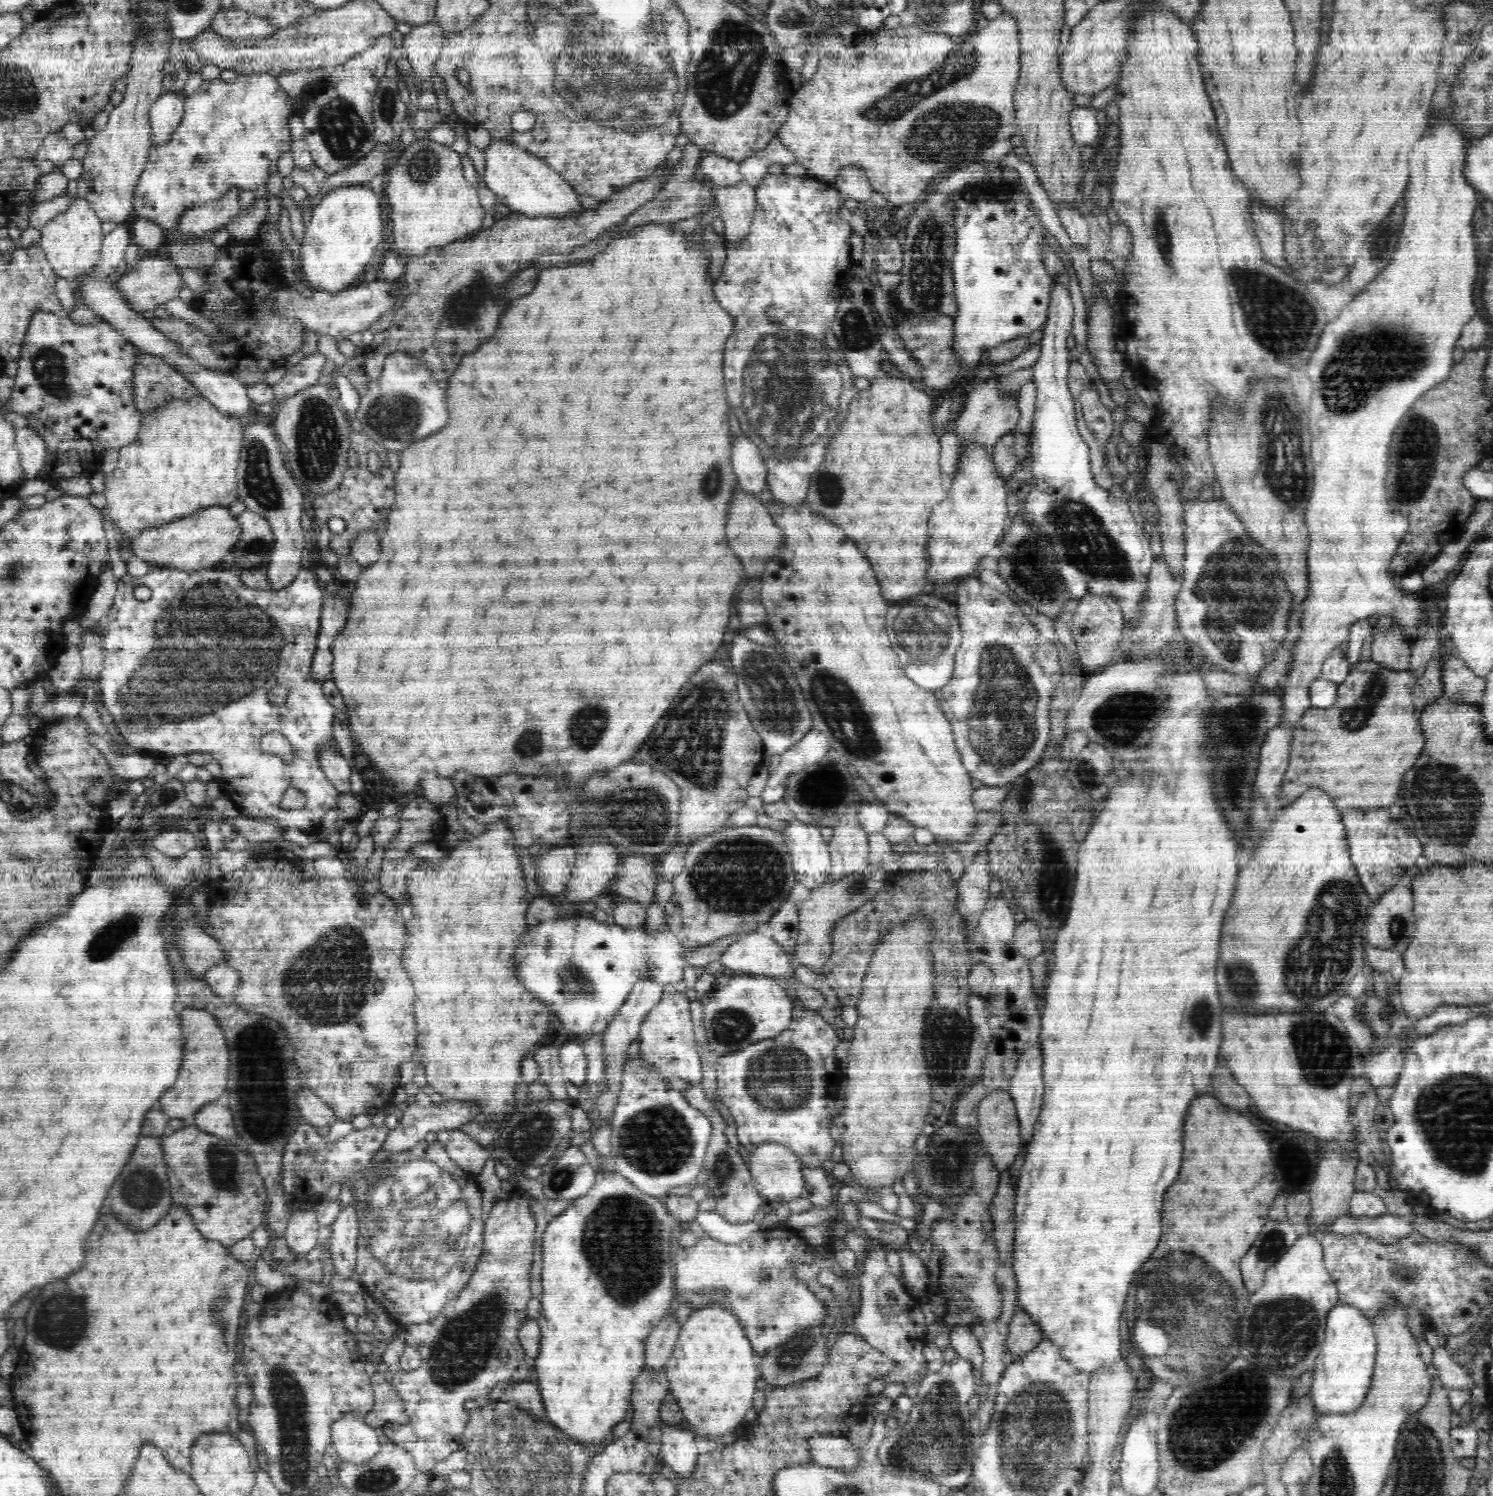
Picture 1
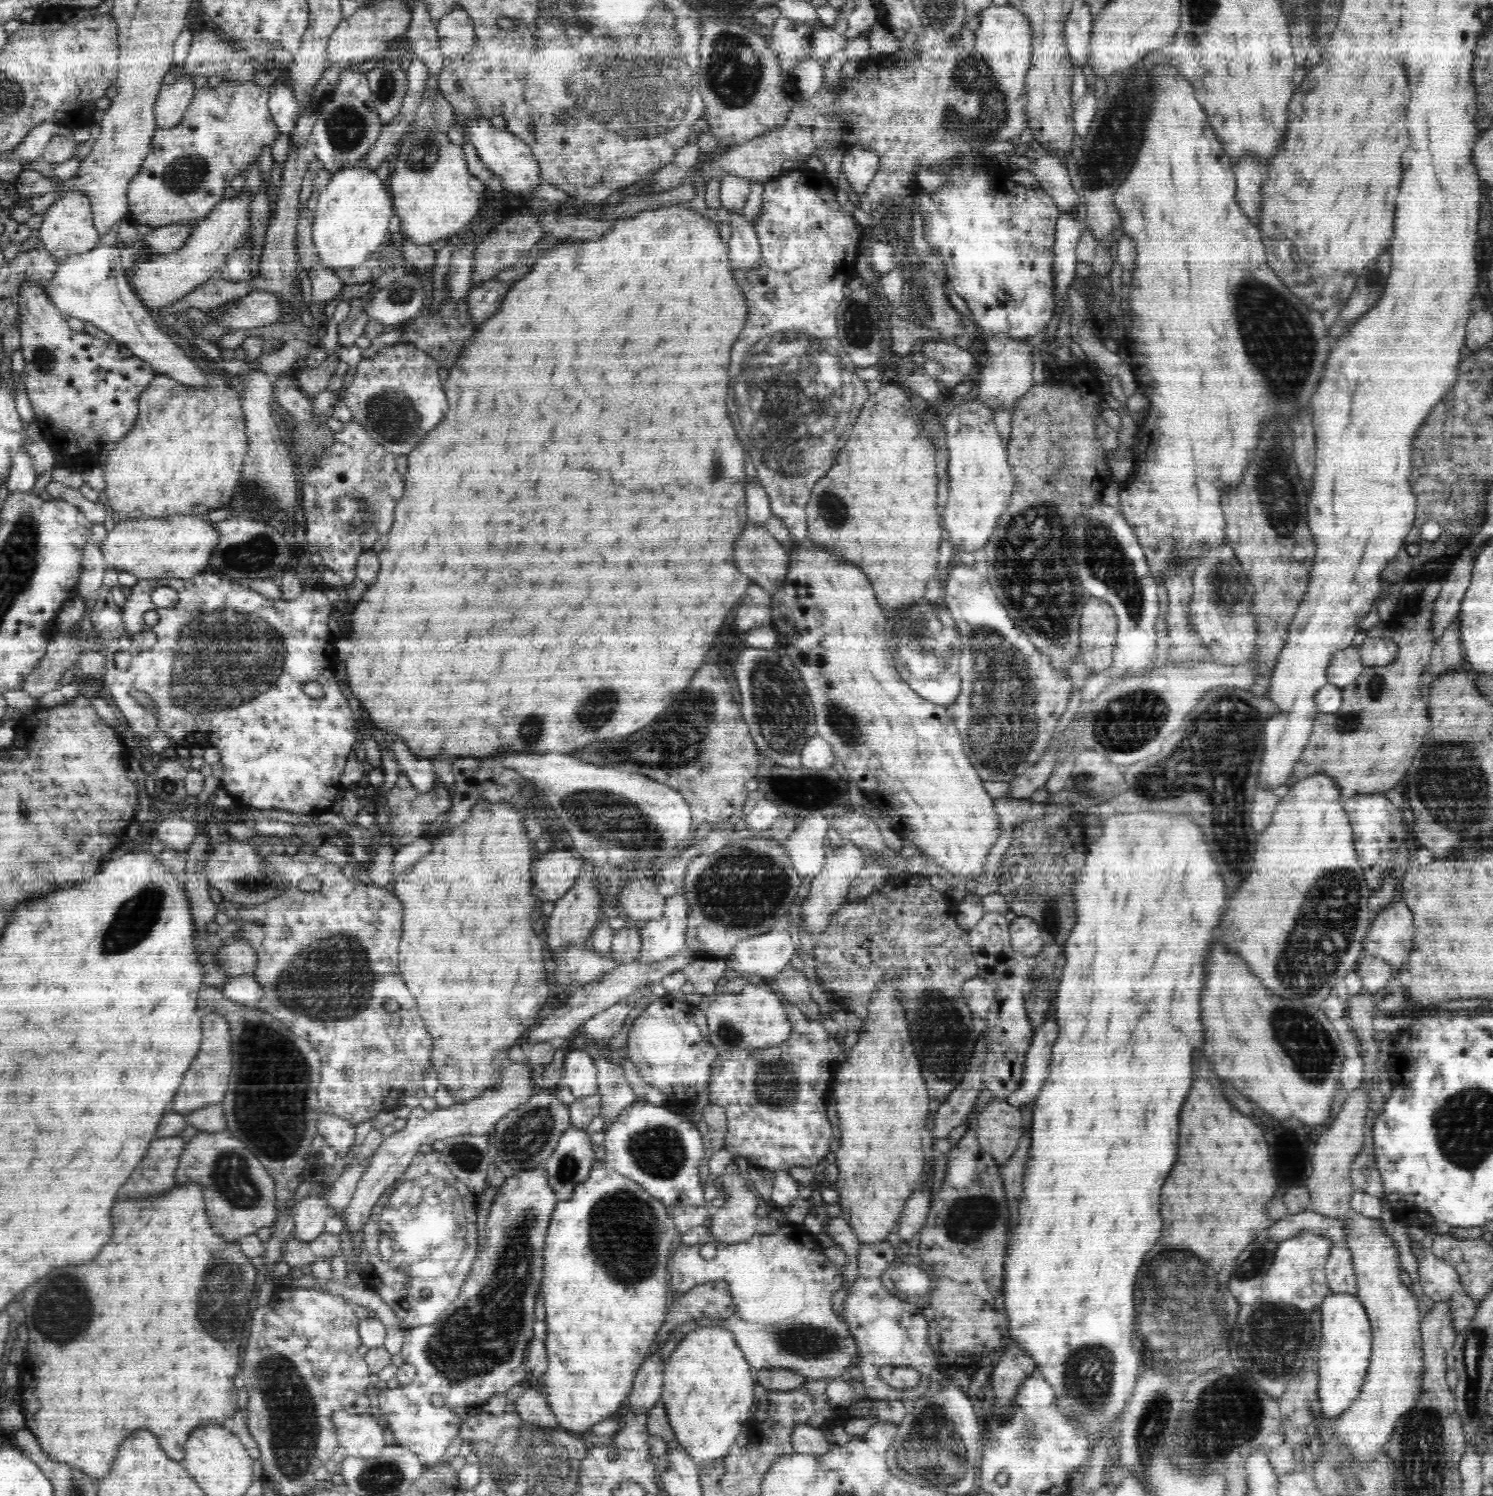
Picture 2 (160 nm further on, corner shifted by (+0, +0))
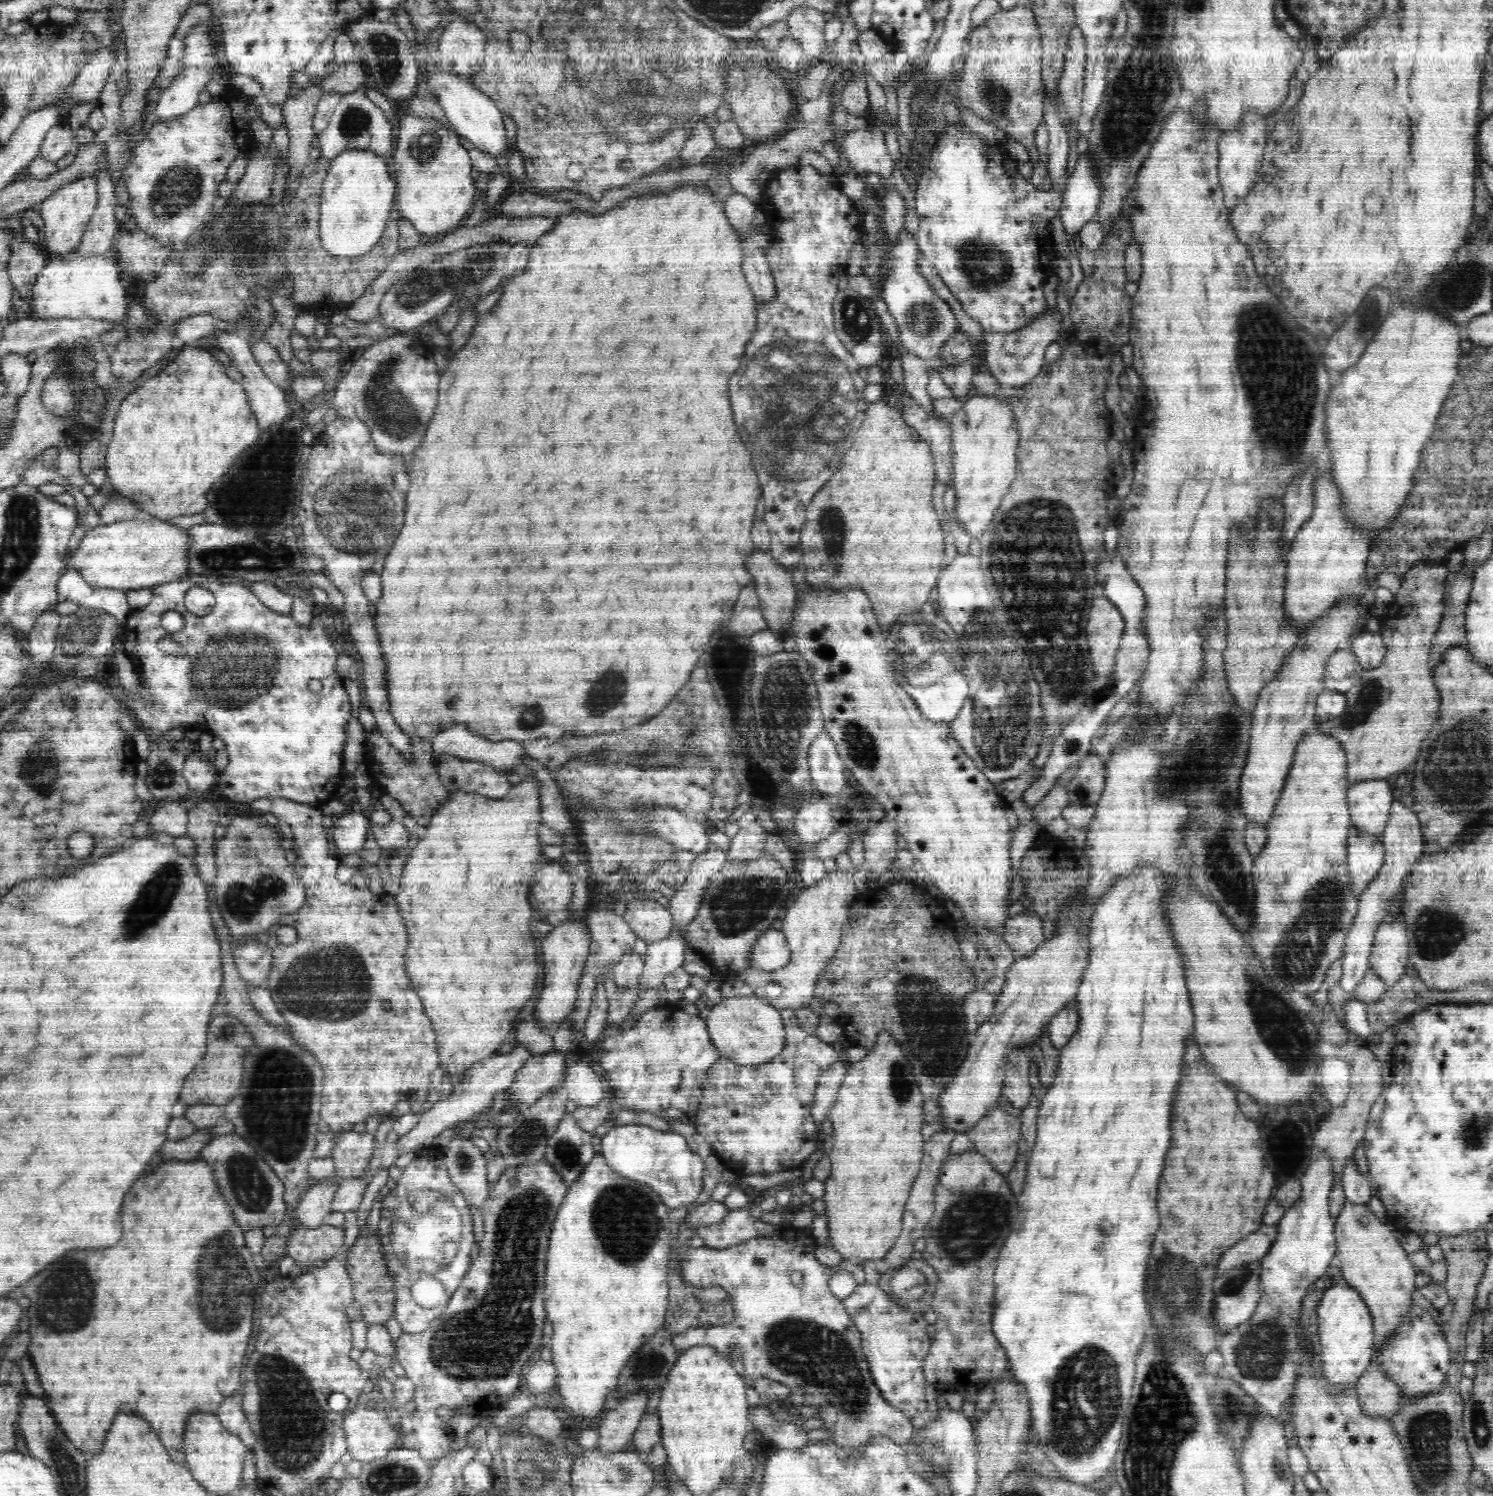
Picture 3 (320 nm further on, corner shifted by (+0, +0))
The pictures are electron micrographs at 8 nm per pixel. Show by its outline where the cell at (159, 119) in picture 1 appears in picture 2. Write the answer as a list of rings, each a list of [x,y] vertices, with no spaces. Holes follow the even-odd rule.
[[[181,76],[172,84],[164,85],[154,107],[157,128],[169,129],[176,126],[186,114],[196,90],[191,79]]]

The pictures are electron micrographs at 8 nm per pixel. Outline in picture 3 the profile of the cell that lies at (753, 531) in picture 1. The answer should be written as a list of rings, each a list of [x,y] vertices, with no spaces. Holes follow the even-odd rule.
[[[758,549],[748,560],[746,568],[753,576],[760,603],[761,616],[767,628],[783,637],[790,626],[791,604],[794,602],[792,574],[777,562],[769,549]]]

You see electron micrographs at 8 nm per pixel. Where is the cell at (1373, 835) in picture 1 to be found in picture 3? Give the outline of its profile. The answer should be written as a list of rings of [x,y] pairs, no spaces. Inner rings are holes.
[[[1386,780],[1382,782],[1357,782],[1356,786],[1349,786],[1347,801],[1351,812],[1351,822],[1356,829],[1360,830],[1359,836],[1364,836],[1364,834],[1361,834],[1364,831],[1366,832],[1365,836],[1381,838],[1388,822],[1391,802],[1395,799],[1394,790],[1392,784],[1389,781],[1386,782]]]

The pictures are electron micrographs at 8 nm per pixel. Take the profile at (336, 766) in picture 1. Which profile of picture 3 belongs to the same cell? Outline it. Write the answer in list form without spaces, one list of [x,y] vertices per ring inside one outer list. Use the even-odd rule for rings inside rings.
[[[348,809],[336,820],[331,837],[331,845],[339,854],[357,854],[364,848],[368,832],[368,819],[360,812]]]

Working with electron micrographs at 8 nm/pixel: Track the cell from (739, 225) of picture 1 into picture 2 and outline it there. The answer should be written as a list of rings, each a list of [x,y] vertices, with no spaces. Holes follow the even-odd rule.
[[[730,212],[732,234],[728,240],[728,259],[735,270],[751,270],[757,267],[761,256],[757,233],[753,222],[746,220],[743,212]]]

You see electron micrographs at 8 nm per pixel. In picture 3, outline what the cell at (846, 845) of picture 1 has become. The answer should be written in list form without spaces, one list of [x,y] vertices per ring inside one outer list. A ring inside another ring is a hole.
[[[840,872],[828,874],[820,884],[812,885],[812,888],[803,888],[792,906],[785,912],[782,922],[781,931],[786,935],[791,948],[790,962],[767,974],[758,968],[749,967],[735,976],[752,987],[754,994],[765,998],[766,1002],[772,1003],[778,1010],[788,1008],[795,1011],[808,1008],[815,996],[819,972],[839,946],[842,926],[847,922],[848,910],[855,901],[854,896],[856,888],[852,876]]]

